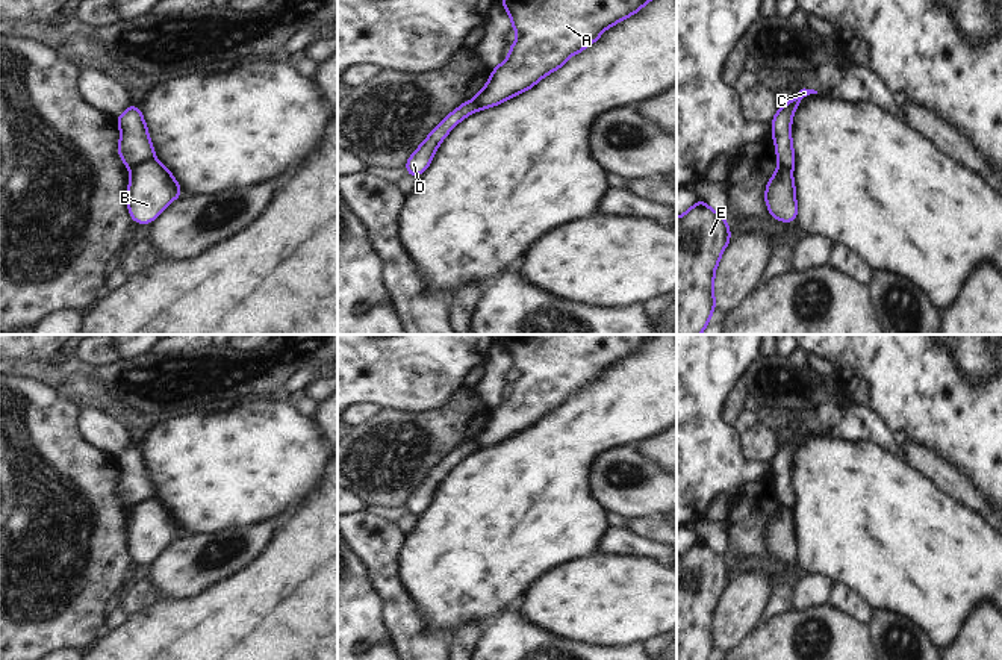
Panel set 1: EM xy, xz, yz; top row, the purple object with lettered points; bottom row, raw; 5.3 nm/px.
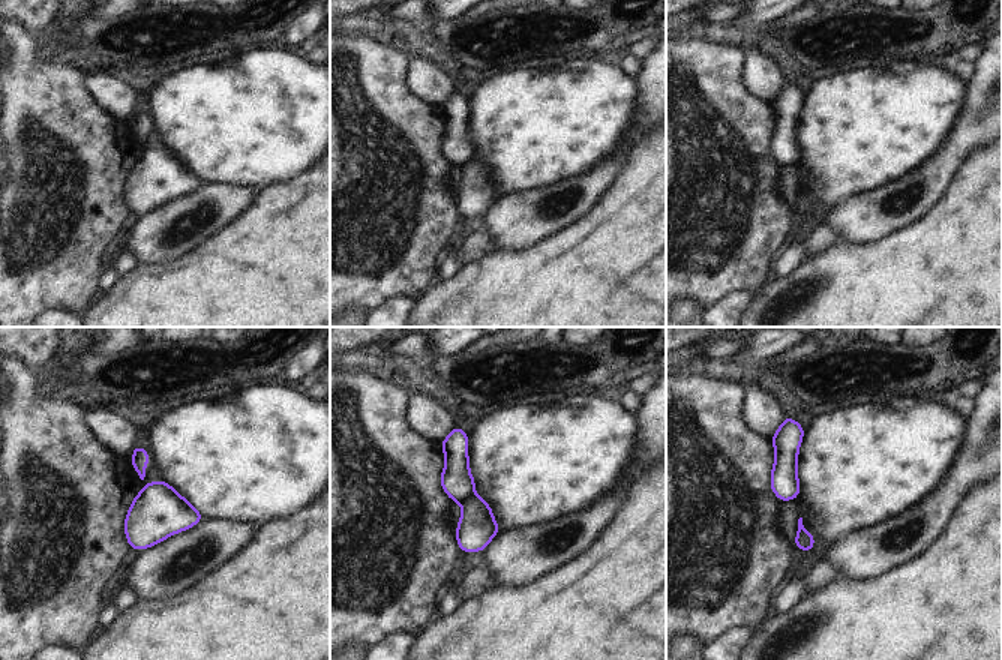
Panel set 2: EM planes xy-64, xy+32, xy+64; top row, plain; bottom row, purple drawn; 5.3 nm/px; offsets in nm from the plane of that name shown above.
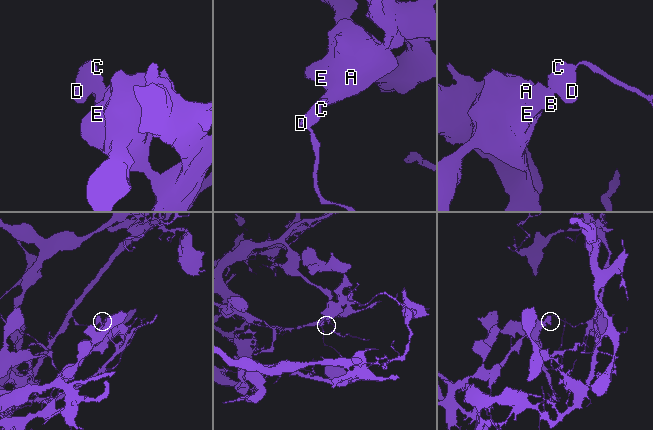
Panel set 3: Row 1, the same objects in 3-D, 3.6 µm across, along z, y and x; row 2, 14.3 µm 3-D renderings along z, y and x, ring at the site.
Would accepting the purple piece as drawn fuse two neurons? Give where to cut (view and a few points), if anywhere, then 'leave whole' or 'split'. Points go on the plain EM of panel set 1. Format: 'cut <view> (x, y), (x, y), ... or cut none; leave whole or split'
cut xy (153, 495), (132, 507); split

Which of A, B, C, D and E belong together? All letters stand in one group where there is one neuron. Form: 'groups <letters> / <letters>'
groups A B E / C D

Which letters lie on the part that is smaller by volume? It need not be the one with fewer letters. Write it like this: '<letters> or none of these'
C, D

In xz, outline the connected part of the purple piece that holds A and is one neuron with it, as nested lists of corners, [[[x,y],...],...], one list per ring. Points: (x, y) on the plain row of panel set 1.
[[[506,335],[506,347],[518,378],[510,383],[509,398],[492,409],[484,427],[472,437],[487,448],[525,431],[549,412],[560,409],[574,394],[599,378],[602,371],[639,351],[658,335]]]

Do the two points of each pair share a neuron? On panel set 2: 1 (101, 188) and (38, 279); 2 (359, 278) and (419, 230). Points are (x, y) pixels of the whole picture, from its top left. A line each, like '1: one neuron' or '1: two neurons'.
1: one neuron
2: one neuron

